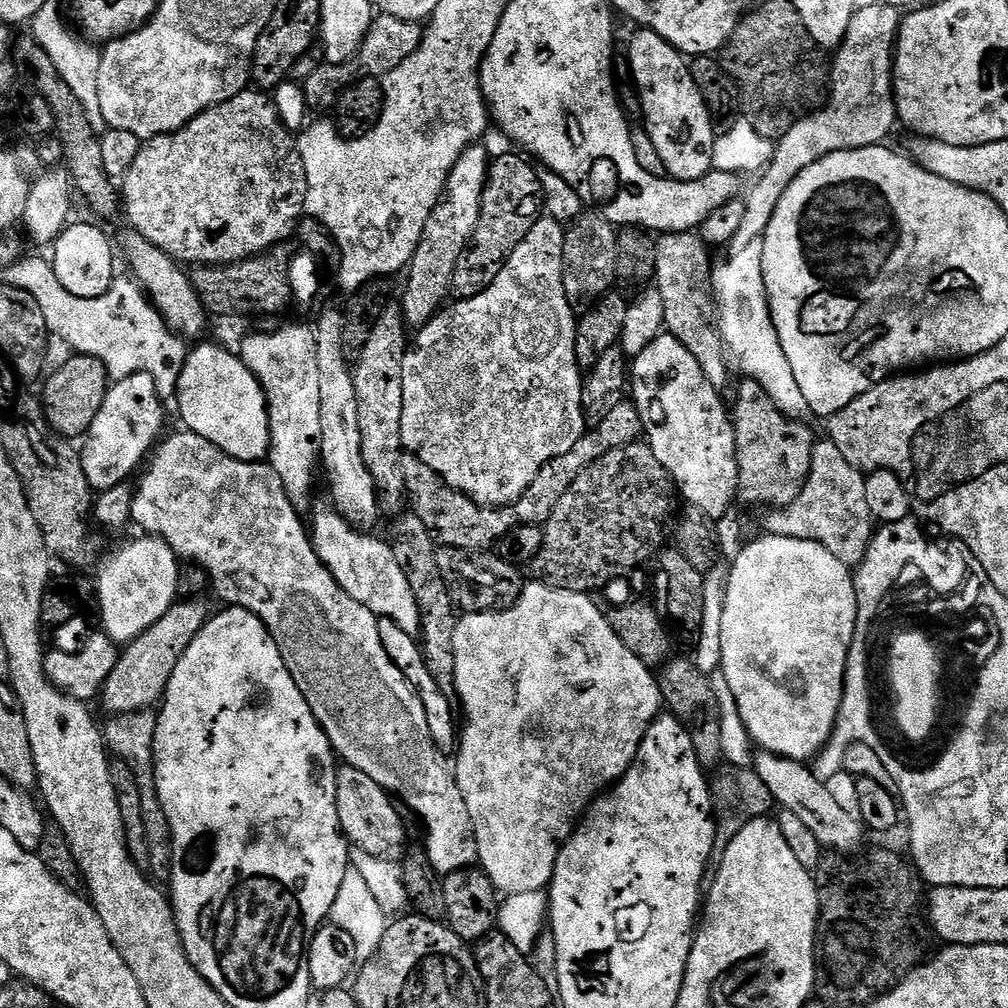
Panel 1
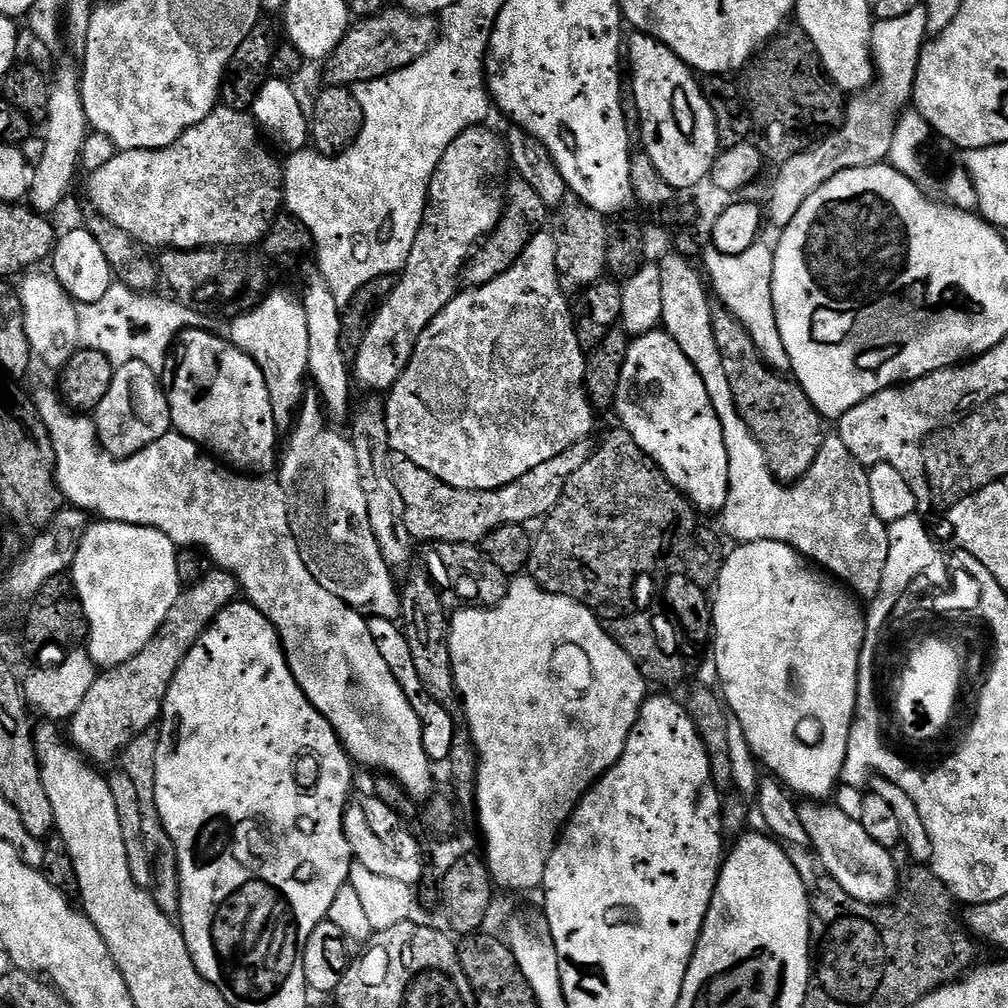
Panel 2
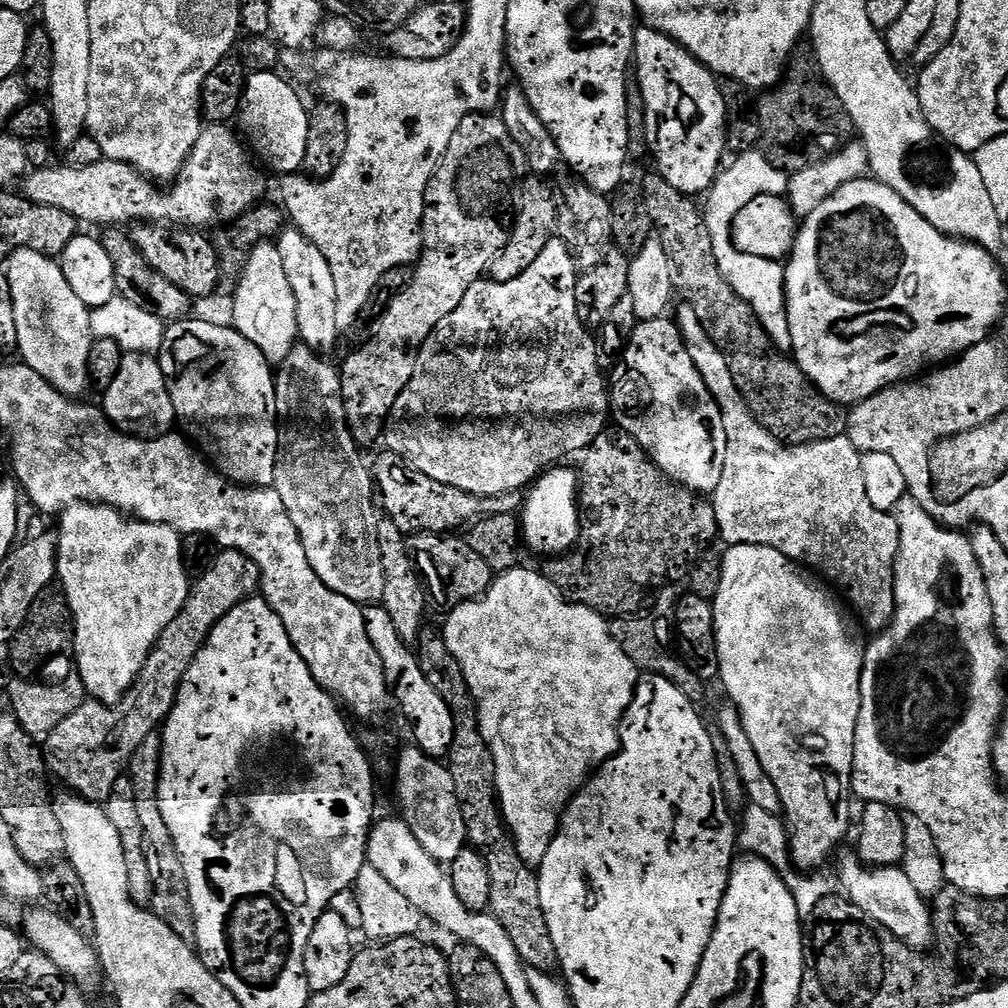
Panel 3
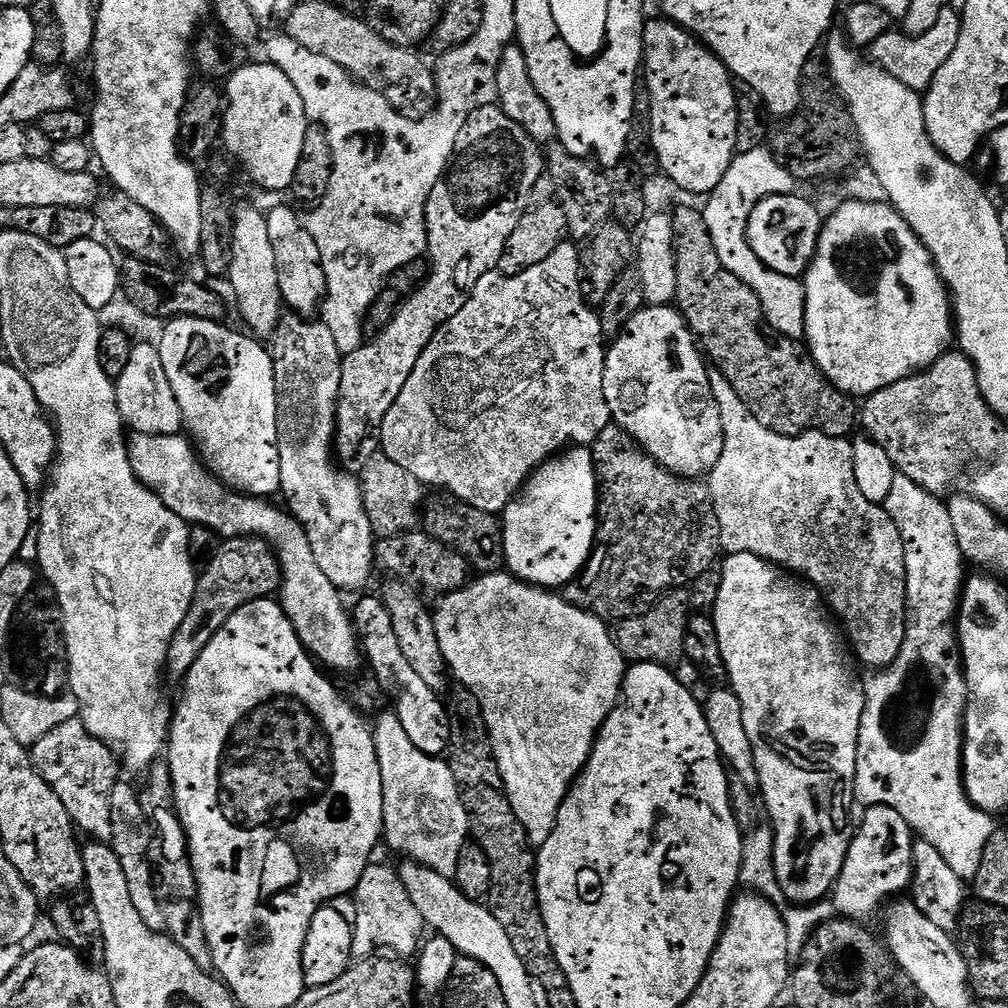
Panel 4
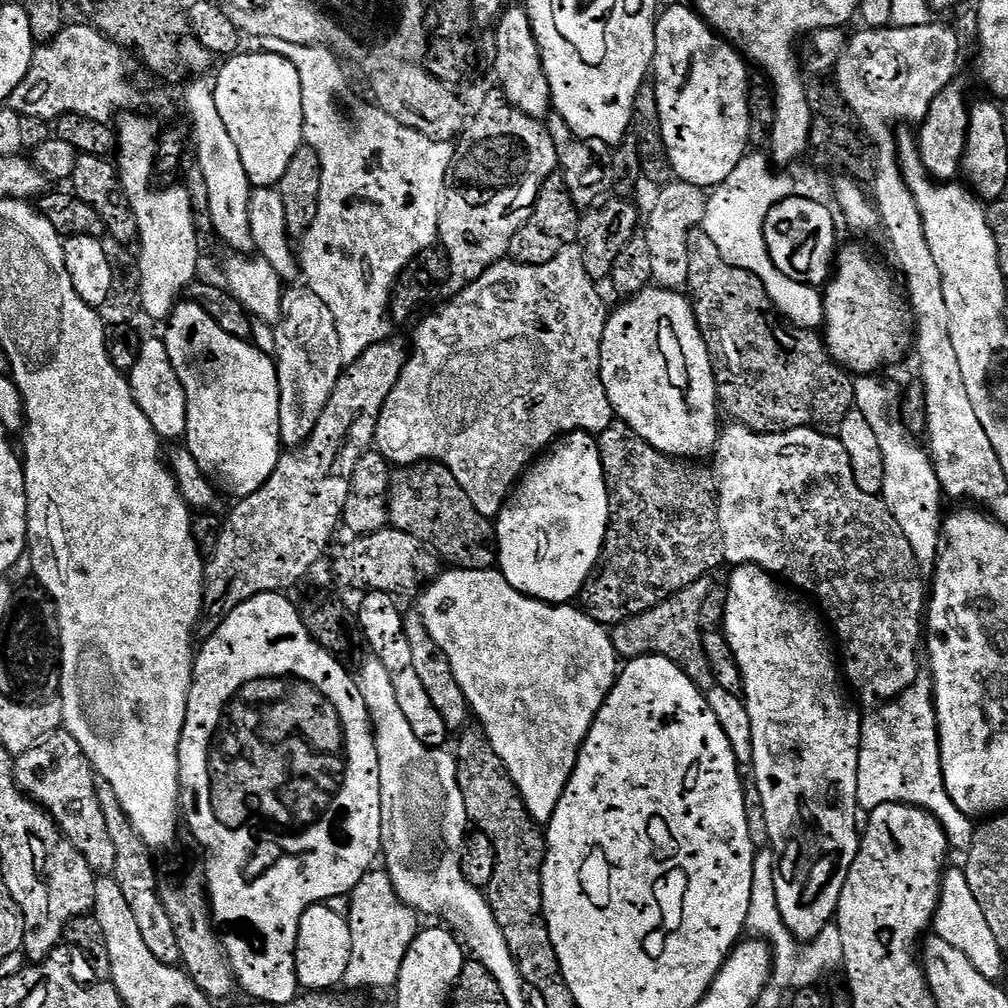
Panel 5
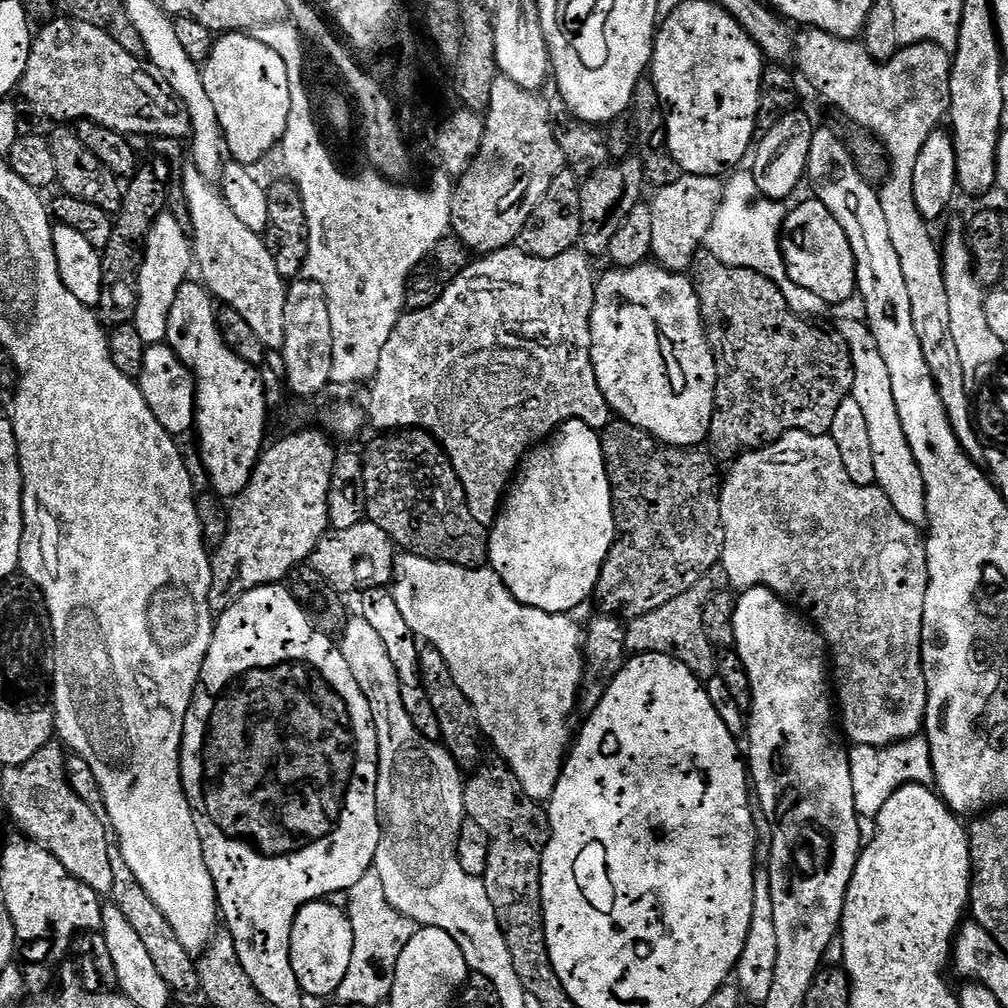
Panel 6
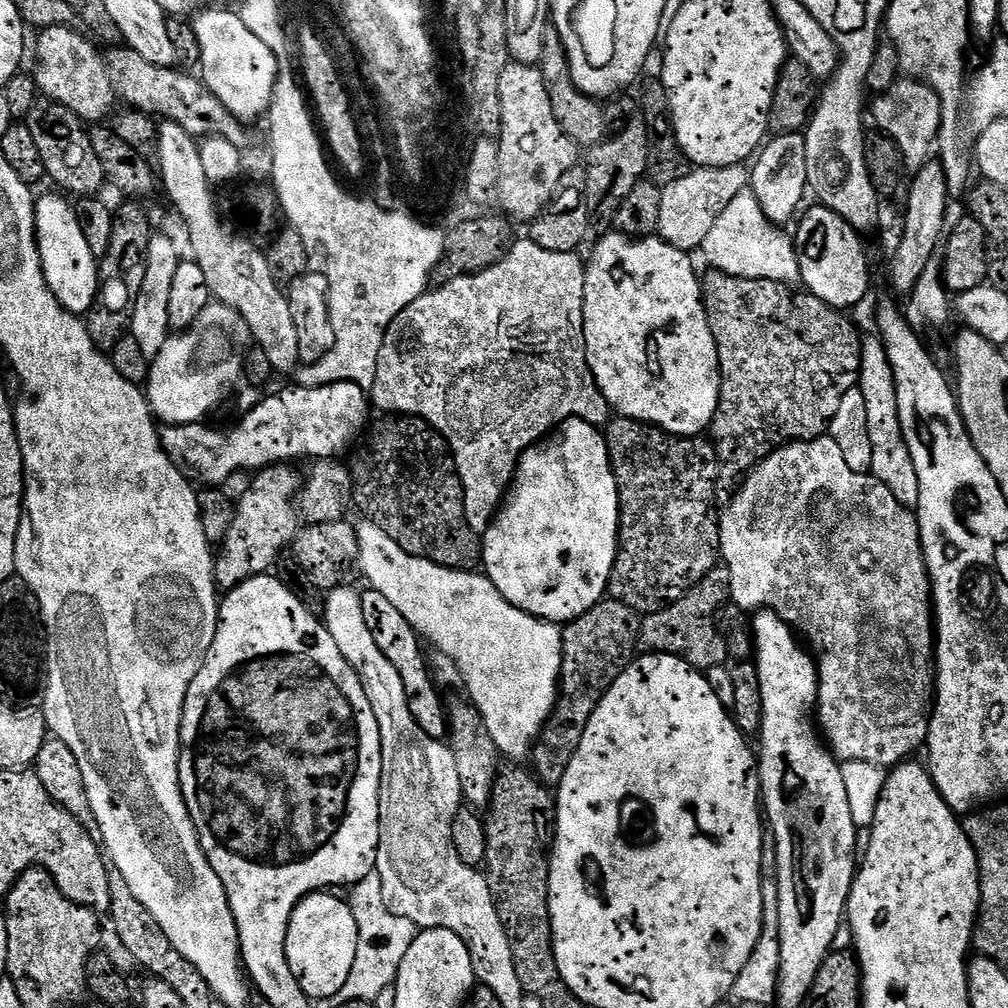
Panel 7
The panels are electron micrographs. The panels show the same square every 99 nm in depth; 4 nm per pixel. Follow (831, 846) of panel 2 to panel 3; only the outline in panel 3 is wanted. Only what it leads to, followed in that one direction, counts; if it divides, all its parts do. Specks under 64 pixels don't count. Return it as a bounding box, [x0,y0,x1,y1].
[838,851,933,950]

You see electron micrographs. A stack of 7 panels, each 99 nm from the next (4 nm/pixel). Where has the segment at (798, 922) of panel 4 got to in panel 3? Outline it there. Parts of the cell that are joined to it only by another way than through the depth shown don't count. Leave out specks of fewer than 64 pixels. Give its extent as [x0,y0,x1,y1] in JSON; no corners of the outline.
[736,803,839,920]

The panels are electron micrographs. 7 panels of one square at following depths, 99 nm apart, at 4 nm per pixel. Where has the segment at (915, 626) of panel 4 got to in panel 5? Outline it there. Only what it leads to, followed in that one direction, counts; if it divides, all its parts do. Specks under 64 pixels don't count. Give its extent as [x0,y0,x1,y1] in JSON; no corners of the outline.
[854,374,974,849]

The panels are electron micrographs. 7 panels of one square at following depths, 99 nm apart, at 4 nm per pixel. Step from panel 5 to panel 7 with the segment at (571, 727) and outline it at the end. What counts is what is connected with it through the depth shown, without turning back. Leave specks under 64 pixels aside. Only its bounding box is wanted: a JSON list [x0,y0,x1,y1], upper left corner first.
[355,518,564,762]

